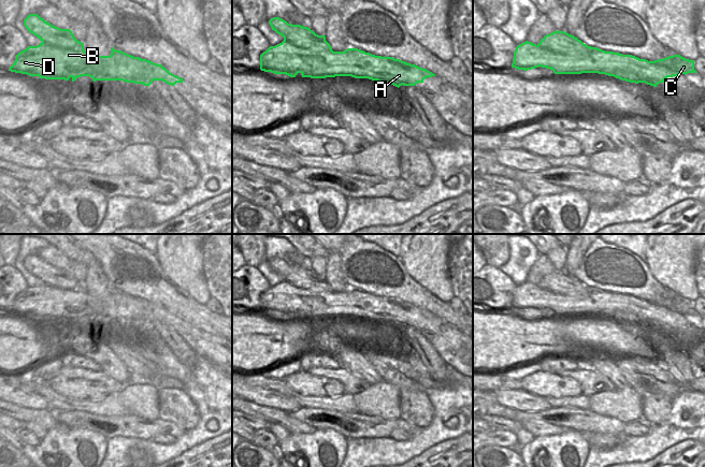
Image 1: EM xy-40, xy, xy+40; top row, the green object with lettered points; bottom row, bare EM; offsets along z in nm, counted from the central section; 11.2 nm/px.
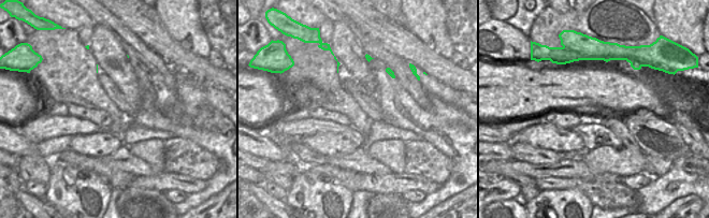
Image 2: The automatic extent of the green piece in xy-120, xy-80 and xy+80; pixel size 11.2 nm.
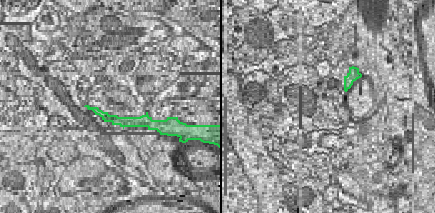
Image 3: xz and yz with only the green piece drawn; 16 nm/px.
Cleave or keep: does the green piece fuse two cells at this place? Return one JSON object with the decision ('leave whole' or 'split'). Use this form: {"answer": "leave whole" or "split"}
{"answer": "split"}

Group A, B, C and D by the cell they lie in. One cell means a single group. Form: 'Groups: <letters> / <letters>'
Groups: A B D / C.

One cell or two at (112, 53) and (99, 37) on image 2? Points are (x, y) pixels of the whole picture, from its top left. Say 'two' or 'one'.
one

